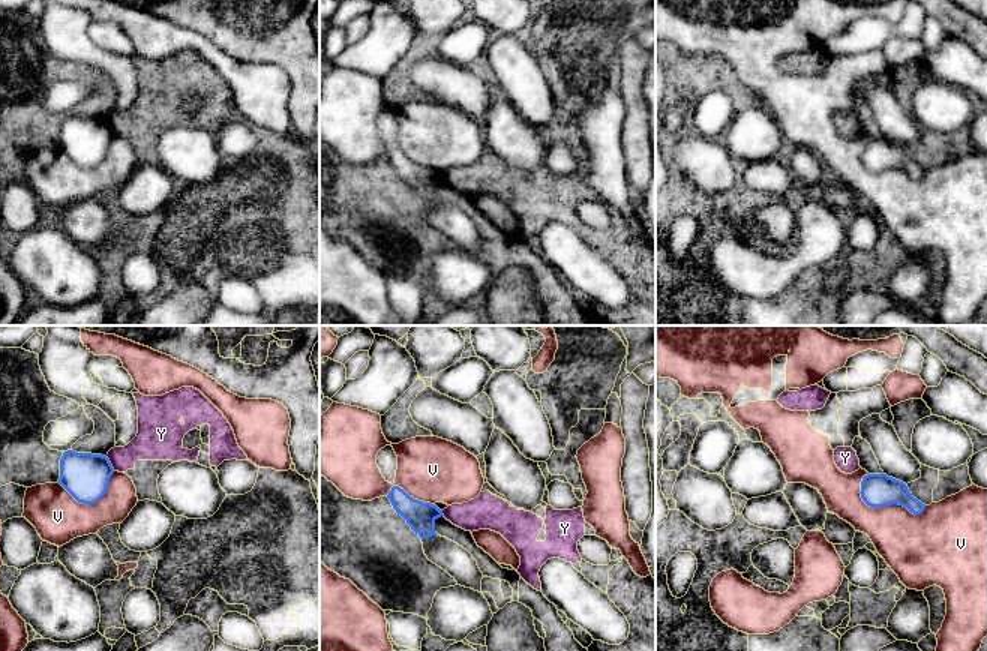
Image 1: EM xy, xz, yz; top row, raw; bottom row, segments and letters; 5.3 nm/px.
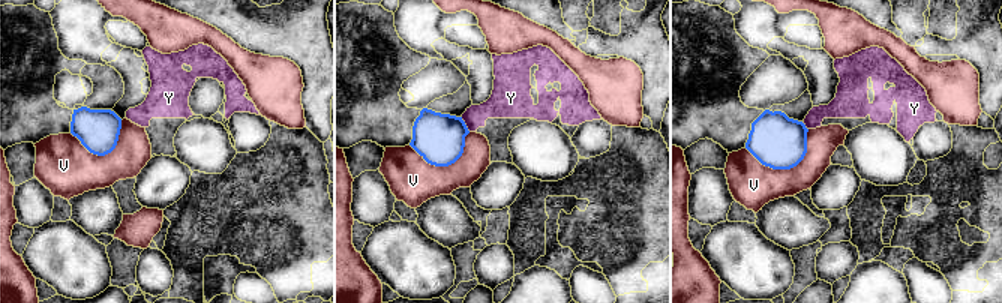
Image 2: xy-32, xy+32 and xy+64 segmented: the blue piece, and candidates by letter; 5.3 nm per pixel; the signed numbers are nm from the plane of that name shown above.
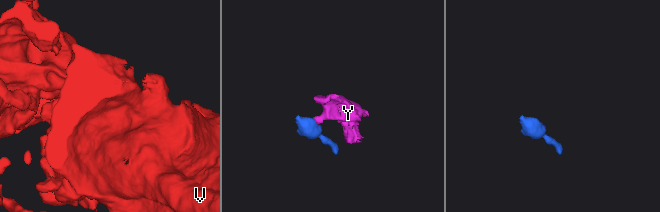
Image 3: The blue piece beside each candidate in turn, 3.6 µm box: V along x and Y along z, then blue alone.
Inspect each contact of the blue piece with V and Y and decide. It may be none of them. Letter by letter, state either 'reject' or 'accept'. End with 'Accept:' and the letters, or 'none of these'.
V: reject
Y: reject
Accept: none of these

